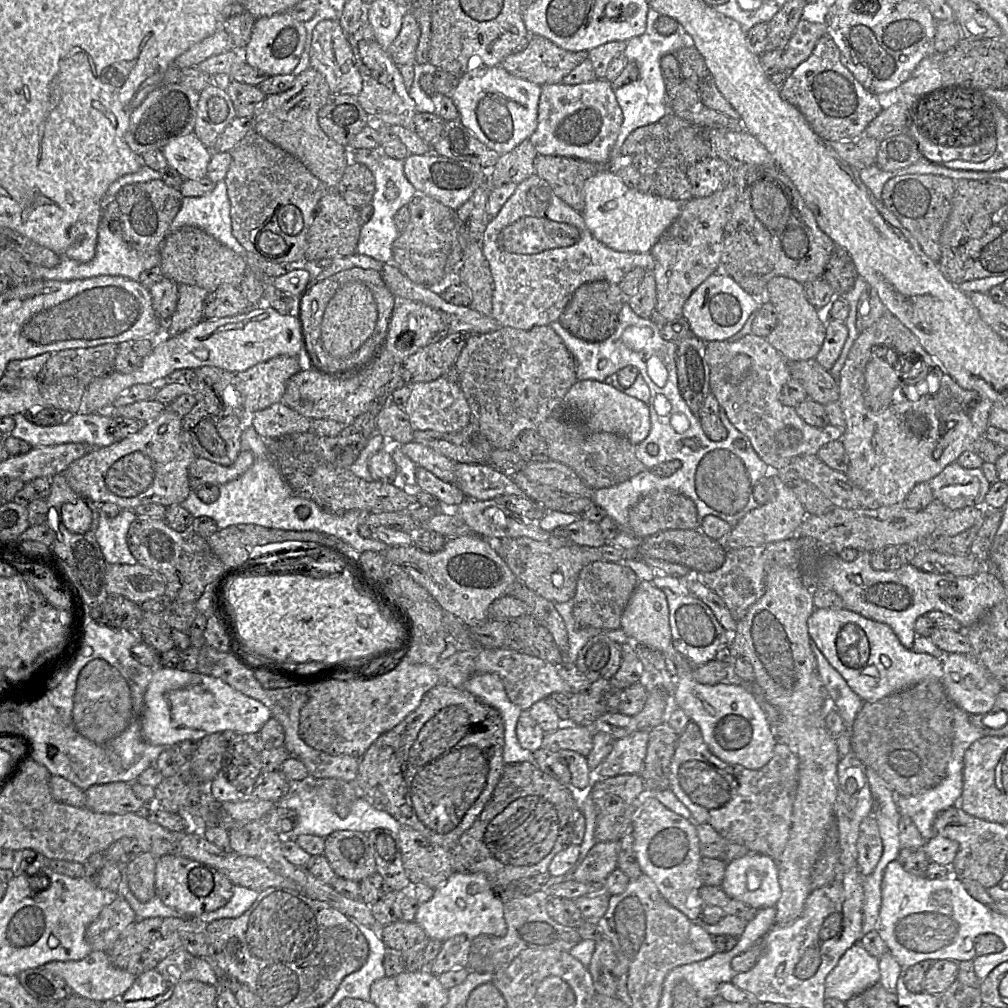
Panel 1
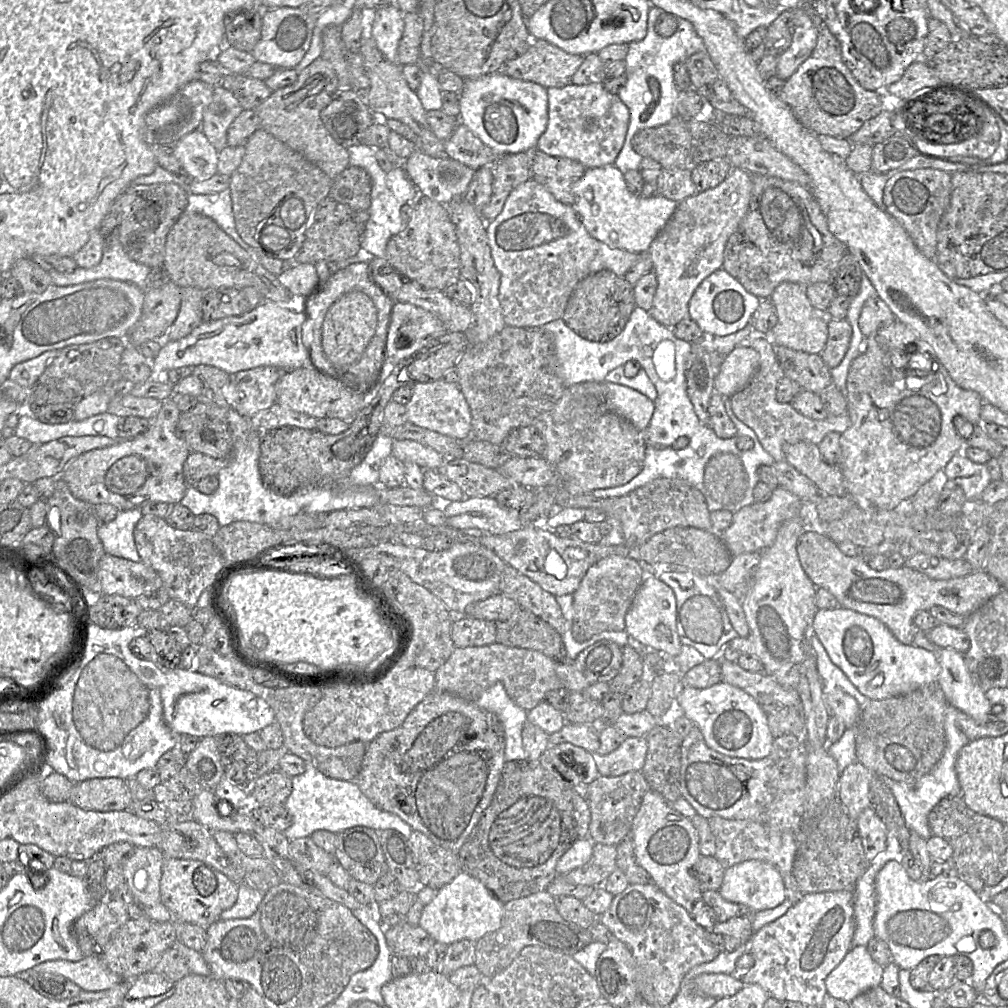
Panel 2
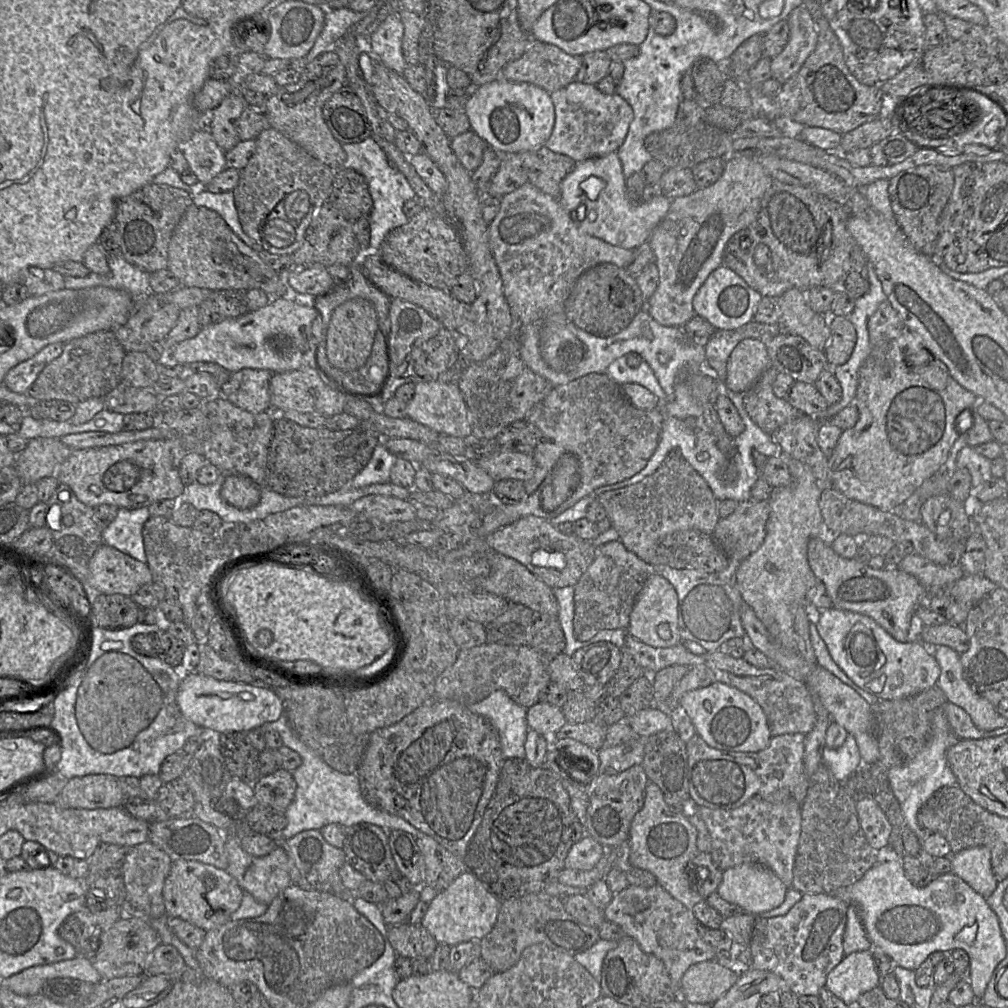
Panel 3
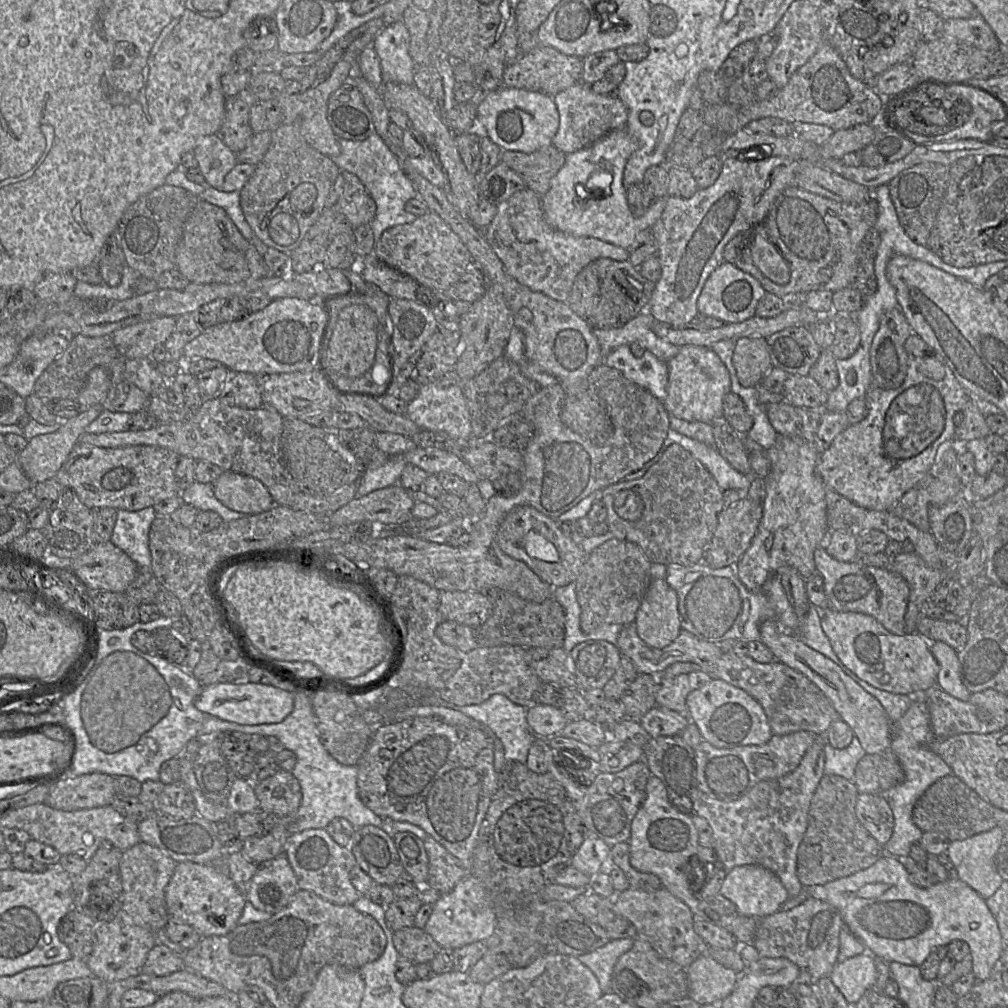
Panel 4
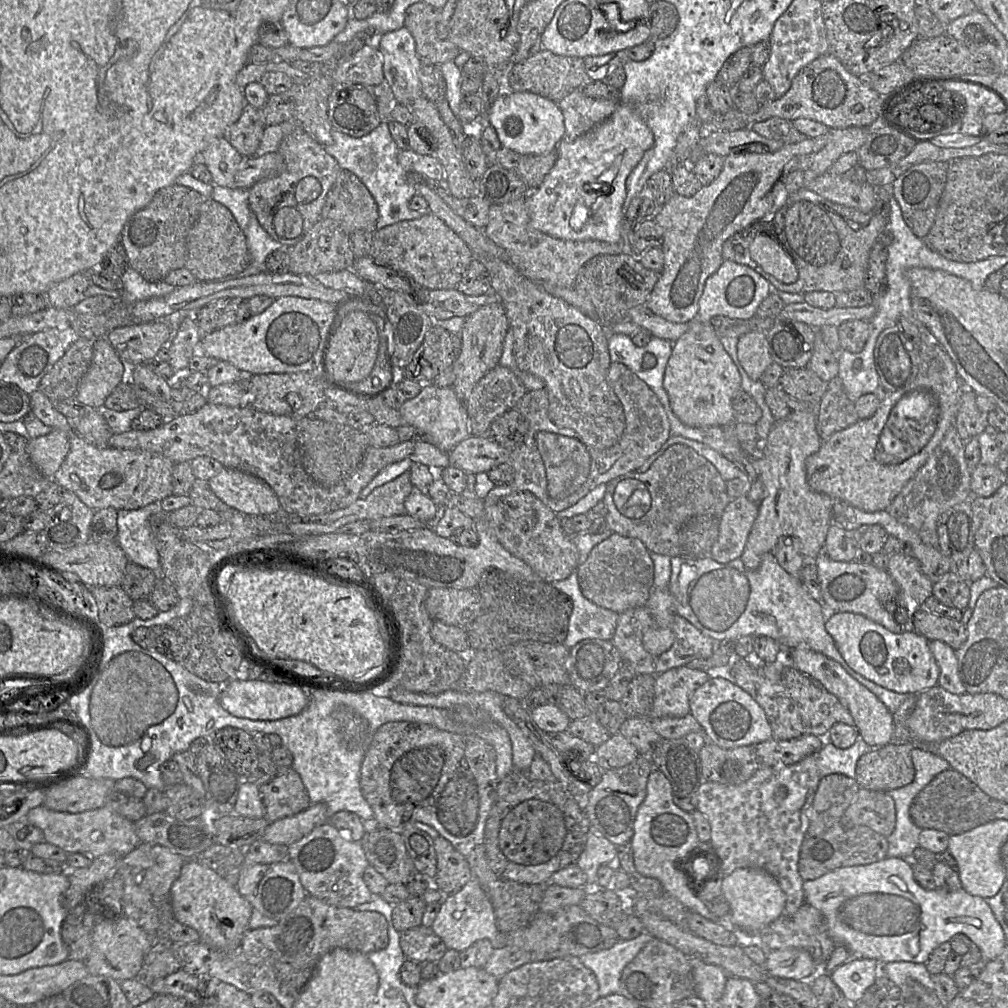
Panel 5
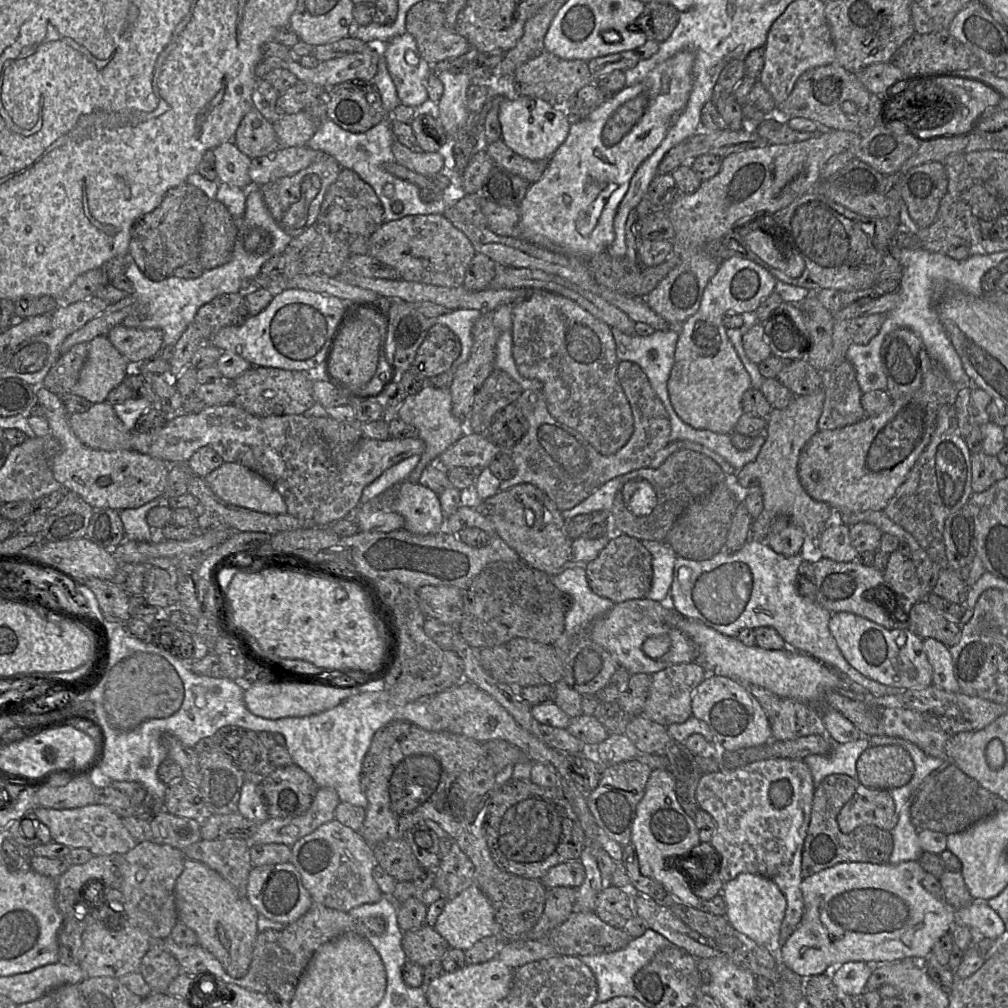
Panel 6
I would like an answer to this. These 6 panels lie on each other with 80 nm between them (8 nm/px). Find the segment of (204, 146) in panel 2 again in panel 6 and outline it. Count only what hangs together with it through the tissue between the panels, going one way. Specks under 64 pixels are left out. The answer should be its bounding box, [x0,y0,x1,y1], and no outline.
[213,141,252,190]

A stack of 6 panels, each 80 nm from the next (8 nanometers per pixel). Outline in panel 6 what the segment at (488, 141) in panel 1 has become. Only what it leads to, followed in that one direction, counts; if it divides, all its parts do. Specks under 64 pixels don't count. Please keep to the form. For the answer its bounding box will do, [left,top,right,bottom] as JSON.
[500,96,572,160]

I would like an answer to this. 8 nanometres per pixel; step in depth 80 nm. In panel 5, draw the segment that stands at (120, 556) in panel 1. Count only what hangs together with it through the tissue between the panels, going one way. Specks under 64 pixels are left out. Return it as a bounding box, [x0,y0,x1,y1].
[115,502,161,575]

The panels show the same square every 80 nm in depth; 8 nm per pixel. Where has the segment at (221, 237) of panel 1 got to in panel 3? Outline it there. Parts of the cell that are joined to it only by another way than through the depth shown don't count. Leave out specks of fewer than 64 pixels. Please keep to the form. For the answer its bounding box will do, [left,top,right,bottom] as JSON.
[193,186,262,251]

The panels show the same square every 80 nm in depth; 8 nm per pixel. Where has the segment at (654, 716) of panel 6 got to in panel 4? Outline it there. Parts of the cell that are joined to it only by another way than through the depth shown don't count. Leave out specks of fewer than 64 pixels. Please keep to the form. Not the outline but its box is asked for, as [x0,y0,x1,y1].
[656,670,712,713]

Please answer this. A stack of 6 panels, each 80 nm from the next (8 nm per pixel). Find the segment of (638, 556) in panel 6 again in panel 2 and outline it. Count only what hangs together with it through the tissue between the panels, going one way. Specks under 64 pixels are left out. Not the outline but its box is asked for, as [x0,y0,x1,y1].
[573,555,644,641]

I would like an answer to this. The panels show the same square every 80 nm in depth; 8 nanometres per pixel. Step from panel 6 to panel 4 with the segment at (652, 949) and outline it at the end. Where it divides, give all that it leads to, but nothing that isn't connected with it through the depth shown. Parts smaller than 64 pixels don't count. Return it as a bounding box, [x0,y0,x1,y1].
[577,938,633,992]

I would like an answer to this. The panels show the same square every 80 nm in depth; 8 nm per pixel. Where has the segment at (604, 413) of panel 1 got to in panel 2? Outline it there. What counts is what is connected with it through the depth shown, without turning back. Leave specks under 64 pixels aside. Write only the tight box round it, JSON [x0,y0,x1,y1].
[603,382,655,431]

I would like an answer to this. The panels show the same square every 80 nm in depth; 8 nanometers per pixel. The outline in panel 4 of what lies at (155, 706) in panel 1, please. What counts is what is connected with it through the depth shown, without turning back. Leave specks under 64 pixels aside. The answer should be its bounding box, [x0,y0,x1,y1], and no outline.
[195,682,293,725]

